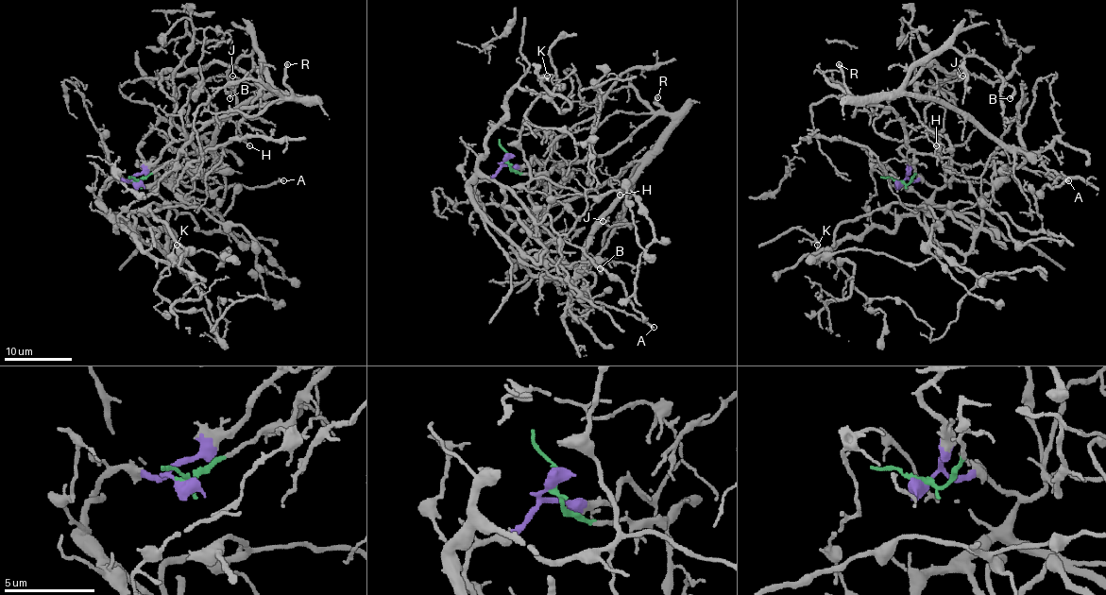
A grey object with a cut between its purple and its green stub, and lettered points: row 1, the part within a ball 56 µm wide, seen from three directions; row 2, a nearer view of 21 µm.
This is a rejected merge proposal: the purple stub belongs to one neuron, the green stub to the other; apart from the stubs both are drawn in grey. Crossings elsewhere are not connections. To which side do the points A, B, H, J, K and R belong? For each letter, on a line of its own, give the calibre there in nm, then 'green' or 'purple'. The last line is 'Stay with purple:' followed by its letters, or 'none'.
A: 320 nm | purple
B: 280 nm | green
H: 110 nm | green
J: 140 nm | green
K: 100 nm | purple
R: 260 nm | green
Stay with purple: A, K

